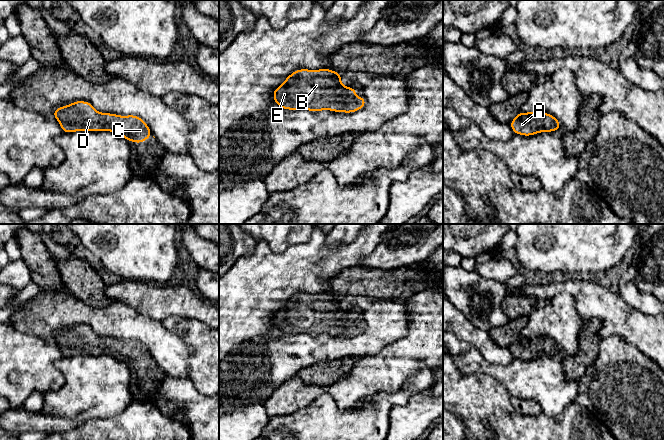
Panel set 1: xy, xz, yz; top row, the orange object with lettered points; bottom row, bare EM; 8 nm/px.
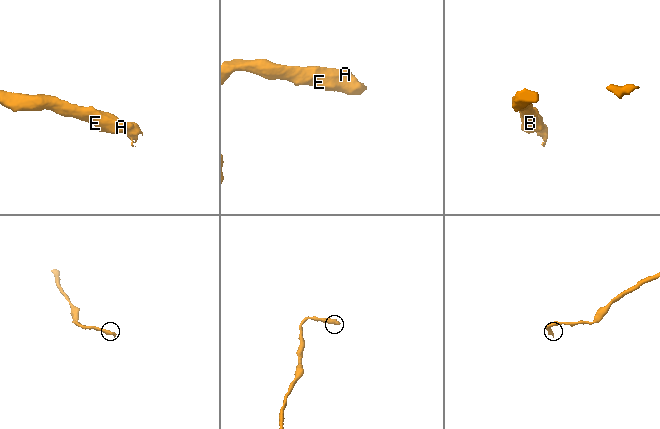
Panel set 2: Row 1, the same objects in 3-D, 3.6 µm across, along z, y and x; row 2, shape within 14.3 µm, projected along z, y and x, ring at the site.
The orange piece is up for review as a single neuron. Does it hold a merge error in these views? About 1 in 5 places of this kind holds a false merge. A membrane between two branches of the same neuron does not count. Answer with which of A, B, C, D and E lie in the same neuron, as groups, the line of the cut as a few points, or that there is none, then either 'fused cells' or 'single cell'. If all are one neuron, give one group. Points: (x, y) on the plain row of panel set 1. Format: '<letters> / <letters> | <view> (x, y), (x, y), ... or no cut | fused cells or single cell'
A B C D E | no cut | single cell

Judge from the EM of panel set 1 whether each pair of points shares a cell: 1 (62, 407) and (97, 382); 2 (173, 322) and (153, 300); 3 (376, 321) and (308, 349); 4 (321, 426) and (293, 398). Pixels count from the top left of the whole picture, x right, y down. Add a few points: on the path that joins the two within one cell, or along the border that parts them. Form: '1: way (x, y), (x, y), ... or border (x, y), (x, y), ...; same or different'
1: way (71, 401), (82, 397), (88, 391); same
2: border (192, 318), (169, 316), (161, 321); different
3: way (363, 339), (356, 346), (326, 347); same
4: border (322, 394), (306, 406), (280, 415); different

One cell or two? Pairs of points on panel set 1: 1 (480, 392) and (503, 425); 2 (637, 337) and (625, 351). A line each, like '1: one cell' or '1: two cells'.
1: one cell
2: two cells

